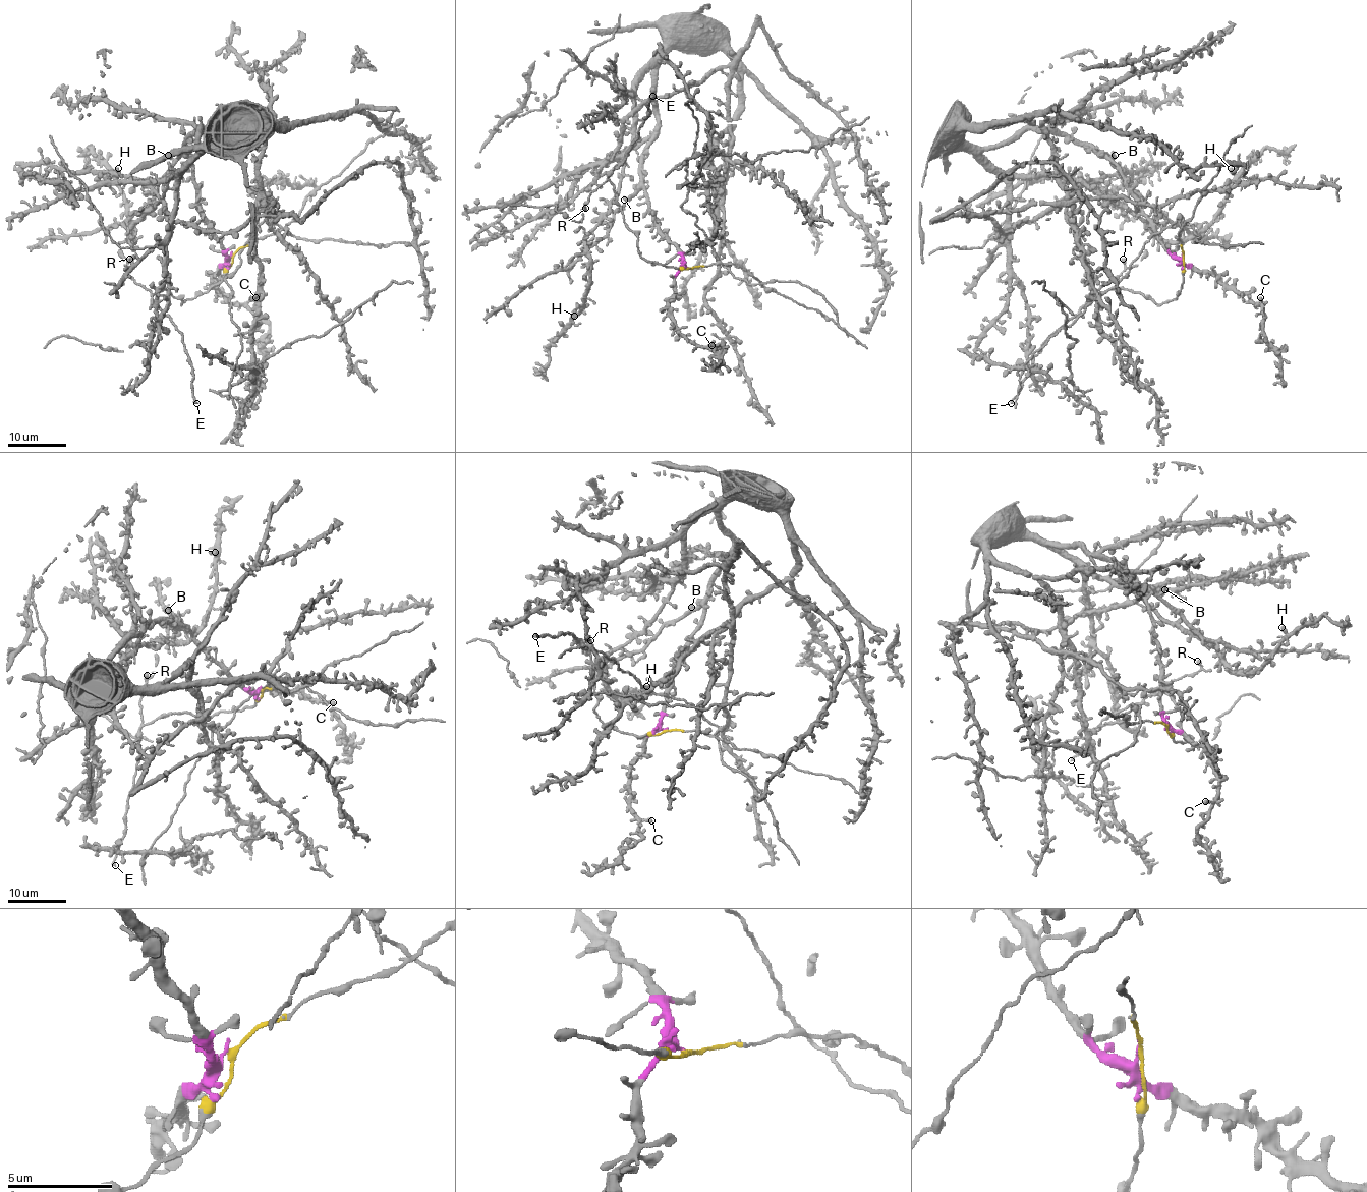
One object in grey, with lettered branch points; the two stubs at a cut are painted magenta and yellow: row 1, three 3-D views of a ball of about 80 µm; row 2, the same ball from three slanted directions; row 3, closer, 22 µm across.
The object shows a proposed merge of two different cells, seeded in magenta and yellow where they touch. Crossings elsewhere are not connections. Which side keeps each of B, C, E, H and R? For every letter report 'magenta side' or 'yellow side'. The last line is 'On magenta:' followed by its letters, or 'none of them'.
B: magenta side
C: magenta side
E: yellow side
H: magenta side
R: yellow side
On magenta: B, C, H

